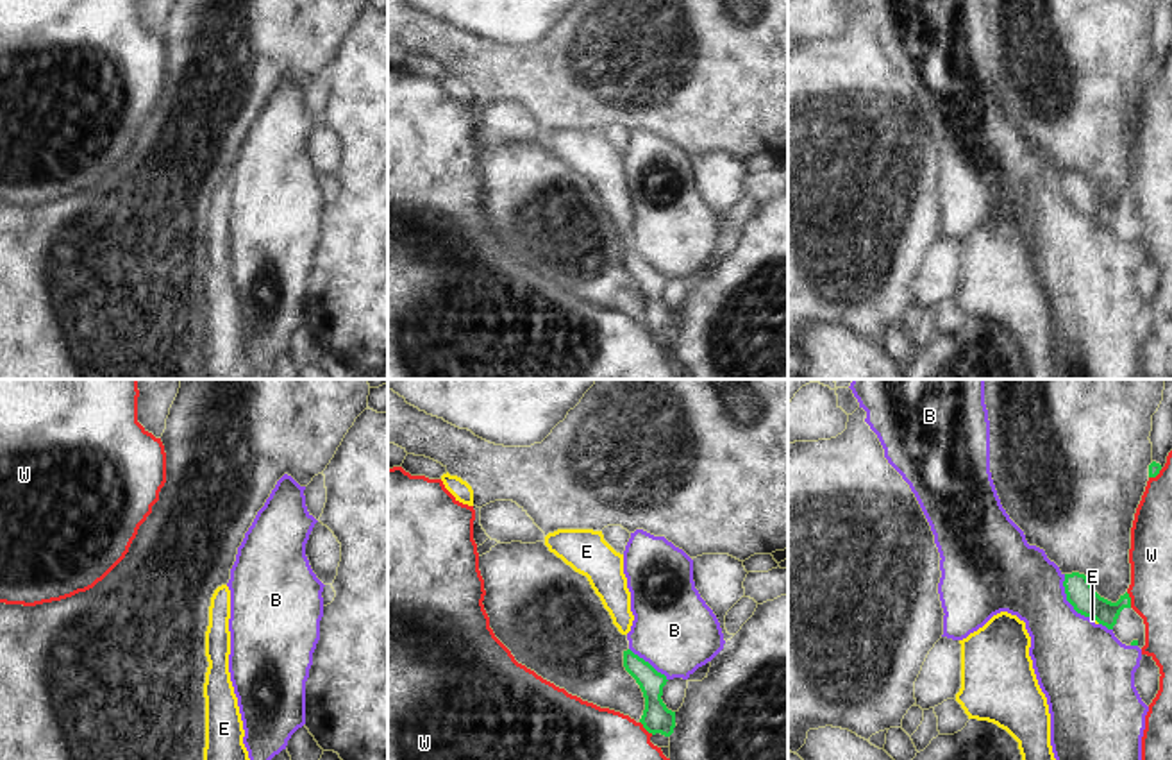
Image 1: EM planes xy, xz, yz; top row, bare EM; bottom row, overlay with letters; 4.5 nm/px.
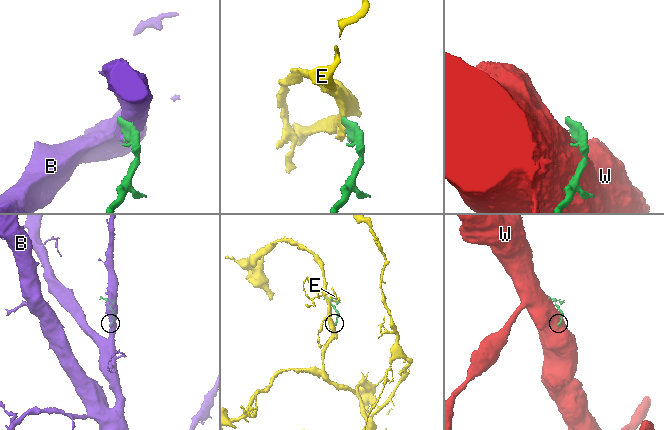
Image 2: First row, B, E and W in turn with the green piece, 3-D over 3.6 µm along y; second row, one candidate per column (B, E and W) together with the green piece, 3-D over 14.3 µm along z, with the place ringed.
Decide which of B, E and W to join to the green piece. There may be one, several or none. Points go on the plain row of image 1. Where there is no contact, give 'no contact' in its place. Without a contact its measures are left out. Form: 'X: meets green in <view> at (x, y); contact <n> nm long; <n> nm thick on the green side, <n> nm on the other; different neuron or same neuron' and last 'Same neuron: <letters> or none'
B: meets green in yz at (1067, 199); contact 240 nm long; 130 nm thick on the green side, 360 nm on the other; different neuron
E: meets green in yz at (1096, 219); contact 50 nm long; 130 nm thick on the green side, 20 nm on the other; same neuron
W: meets green in yz at (1130, 199); contact 80 nm long; 130 nm thick on the green side, 190 nm on the other; different neuron
Same neuron: E

